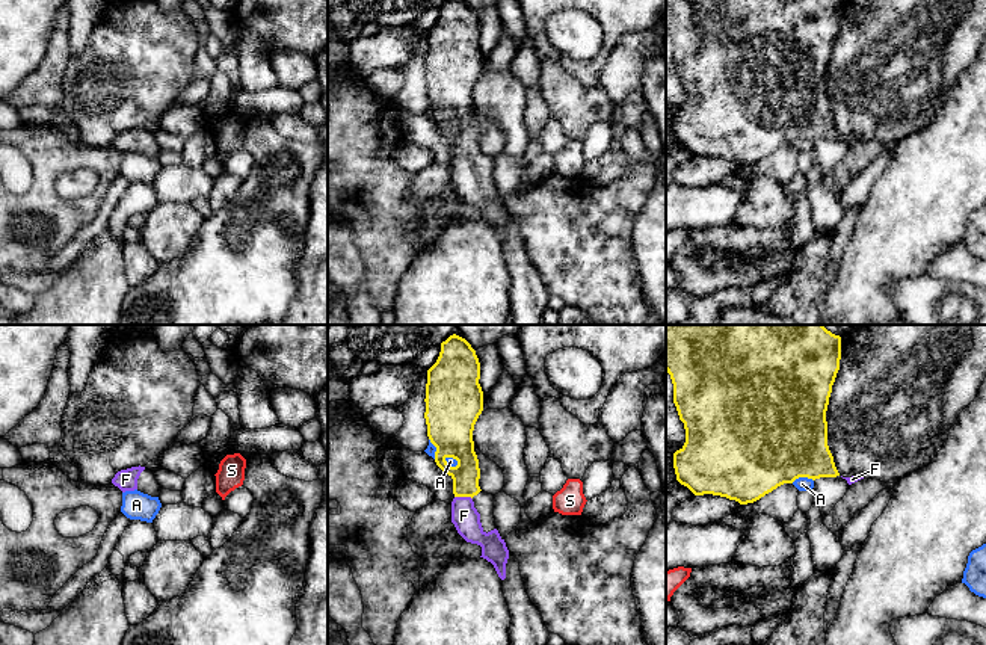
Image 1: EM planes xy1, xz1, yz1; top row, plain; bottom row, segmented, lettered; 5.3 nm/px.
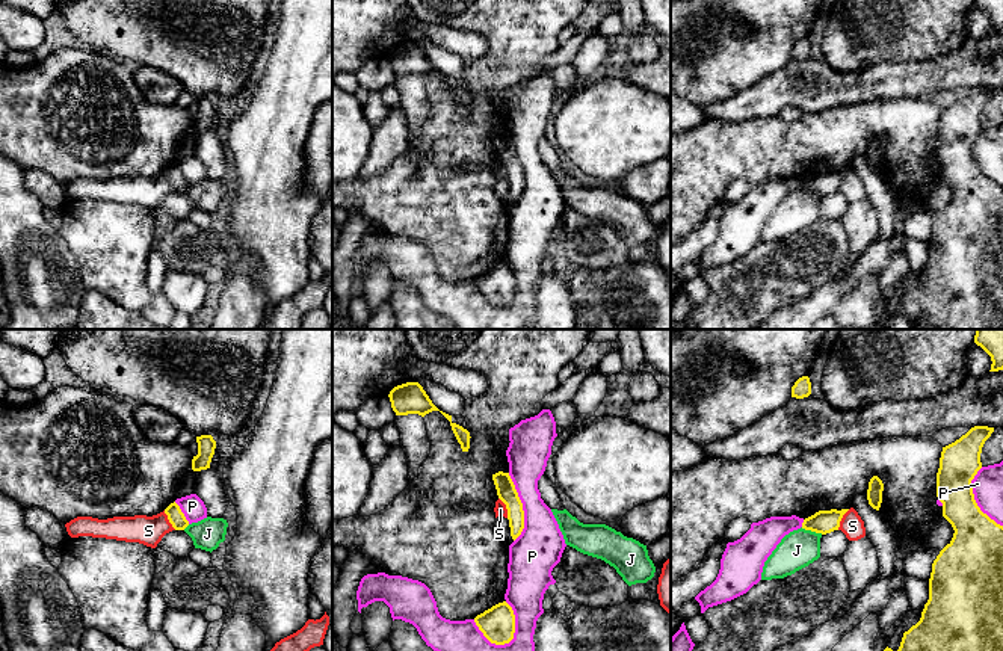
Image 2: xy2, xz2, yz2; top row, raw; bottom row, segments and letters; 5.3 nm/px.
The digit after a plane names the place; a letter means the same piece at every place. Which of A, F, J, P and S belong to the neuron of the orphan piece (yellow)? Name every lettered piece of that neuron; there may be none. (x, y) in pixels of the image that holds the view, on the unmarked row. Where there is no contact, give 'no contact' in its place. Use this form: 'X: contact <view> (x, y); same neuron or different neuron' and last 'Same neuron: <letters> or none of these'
A: contact yz1 (802, 138); different neuron
F: contact xz1 (464, 157); same neuron
J: contact yz2 (811, 192); different neuron
P: contact xz2 (491, 304); different neuron
S: contact yz2 (840, 182); different neuron
Same neuron: F

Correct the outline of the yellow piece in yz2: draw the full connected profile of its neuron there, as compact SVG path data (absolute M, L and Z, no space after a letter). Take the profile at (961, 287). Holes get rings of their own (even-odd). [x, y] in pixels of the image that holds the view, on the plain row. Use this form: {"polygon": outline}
{"polygon": "M974 88L955 104L943 109L937 134L937 159L943 165L943 178L952 186L952 202L932 225L929 261L920 282L903 295L897 313L885 310L882 319L908 320L915 329L1003 329L1003 187L980 172L974 162L971 142L982 130L980 115L994 89Z"}

